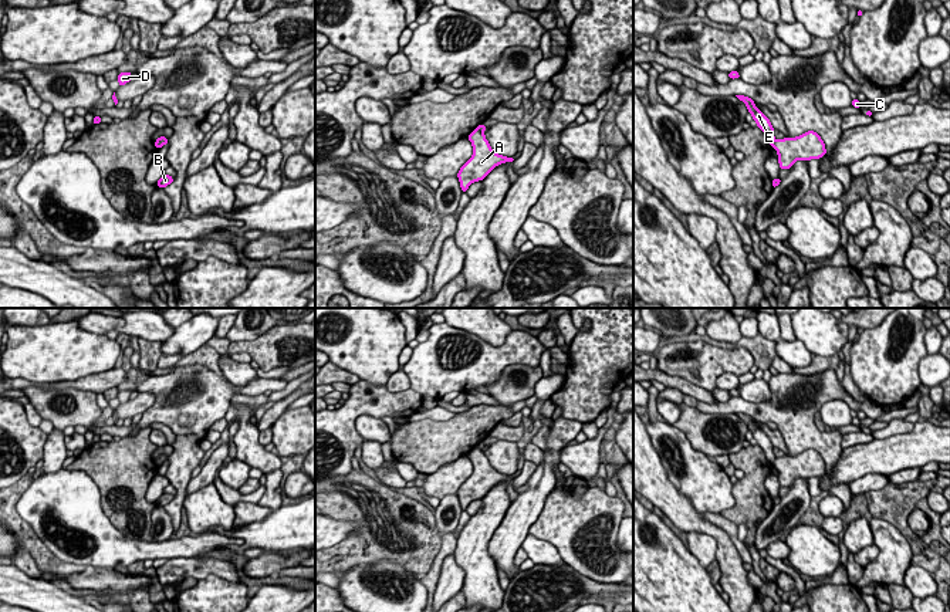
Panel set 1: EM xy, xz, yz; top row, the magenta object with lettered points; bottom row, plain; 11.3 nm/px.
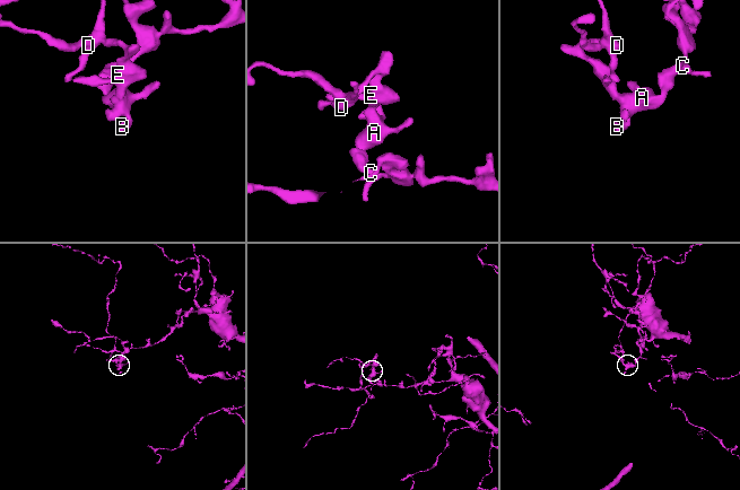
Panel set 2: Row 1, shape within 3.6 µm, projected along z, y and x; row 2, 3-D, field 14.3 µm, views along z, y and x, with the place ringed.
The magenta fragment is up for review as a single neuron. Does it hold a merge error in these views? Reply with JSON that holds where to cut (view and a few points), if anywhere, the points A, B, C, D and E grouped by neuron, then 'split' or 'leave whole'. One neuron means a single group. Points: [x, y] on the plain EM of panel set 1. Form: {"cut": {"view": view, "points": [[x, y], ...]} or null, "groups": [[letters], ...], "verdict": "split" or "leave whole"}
{"cut": {"view": "yz", "points": [[776, 459], [773, 463]]}, "groups": [["A", "B", "C"], ["D", "E"]], "verdict": "split"}

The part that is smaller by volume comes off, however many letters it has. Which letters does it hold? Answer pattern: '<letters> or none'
D, E

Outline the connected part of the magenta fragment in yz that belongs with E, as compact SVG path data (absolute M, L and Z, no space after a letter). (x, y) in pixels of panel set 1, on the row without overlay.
M740 412L736 415L746 422L757 444L764 450L765 457L768 459L771 464L774 464L774 460L775 460L774 450L772 450L774 446L770 437L754 423L754 419L751 416L740 413Z

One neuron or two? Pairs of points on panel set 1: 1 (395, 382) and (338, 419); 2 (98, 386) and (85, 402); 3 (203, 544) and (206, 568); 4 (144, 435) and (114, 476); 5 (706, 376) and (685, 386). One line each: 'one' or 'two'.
1: two
2: two
3: two
4: one
5: two

